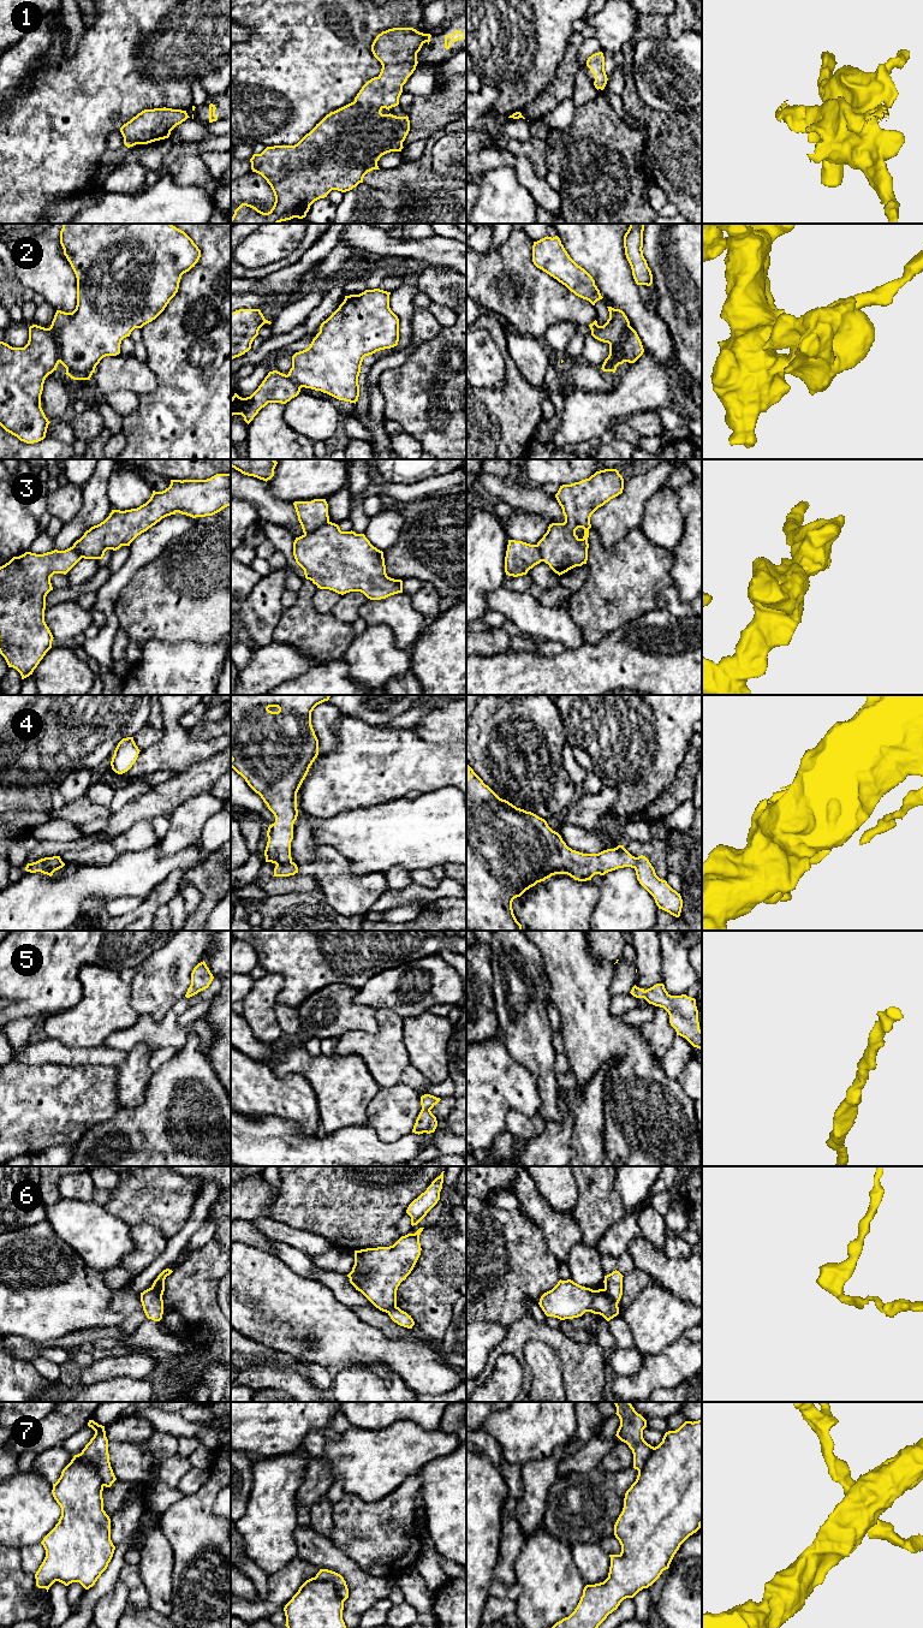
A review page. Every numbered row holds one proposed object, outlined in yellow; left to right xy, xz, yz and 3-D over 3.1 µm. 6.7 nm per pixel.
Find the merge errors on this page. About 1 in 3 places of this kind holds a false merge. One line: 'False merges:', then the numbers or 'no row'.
False merges: 1, 2, 3, 6, 7

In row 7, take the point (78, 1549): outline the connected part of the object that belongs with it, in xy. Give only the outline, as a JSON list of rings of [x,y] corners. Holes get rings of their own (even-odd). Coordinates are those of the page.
[[[79,1454],[75,1455],[53,1484],[52,1493],[61,1508],[61,1516],[41,1541],[46,1557],[35,1574],[38,1588],[46,1588],[48,1592],[49,1587],[59,1581],[65,1586],[79,1582],[89,1590],[107,1569],[115,1546],[111,1540],[111,1519],[103,1510],[102,1491],[103,1481],[95,1463],[84,1460]]]

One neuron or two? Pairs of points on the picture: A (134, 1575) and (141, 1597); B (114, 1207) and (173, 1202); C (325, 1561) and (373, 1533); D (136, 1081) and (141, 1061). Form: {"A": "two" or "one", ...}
{"A": "one", "B": "one", "C": "two", "D": "one"}

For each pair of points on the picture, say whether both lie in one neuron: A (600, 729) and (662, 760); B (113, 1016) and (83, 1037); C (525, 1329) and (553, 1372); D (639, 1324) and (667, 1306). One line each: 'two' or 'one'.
A: one
B: one
C: two
D: one

